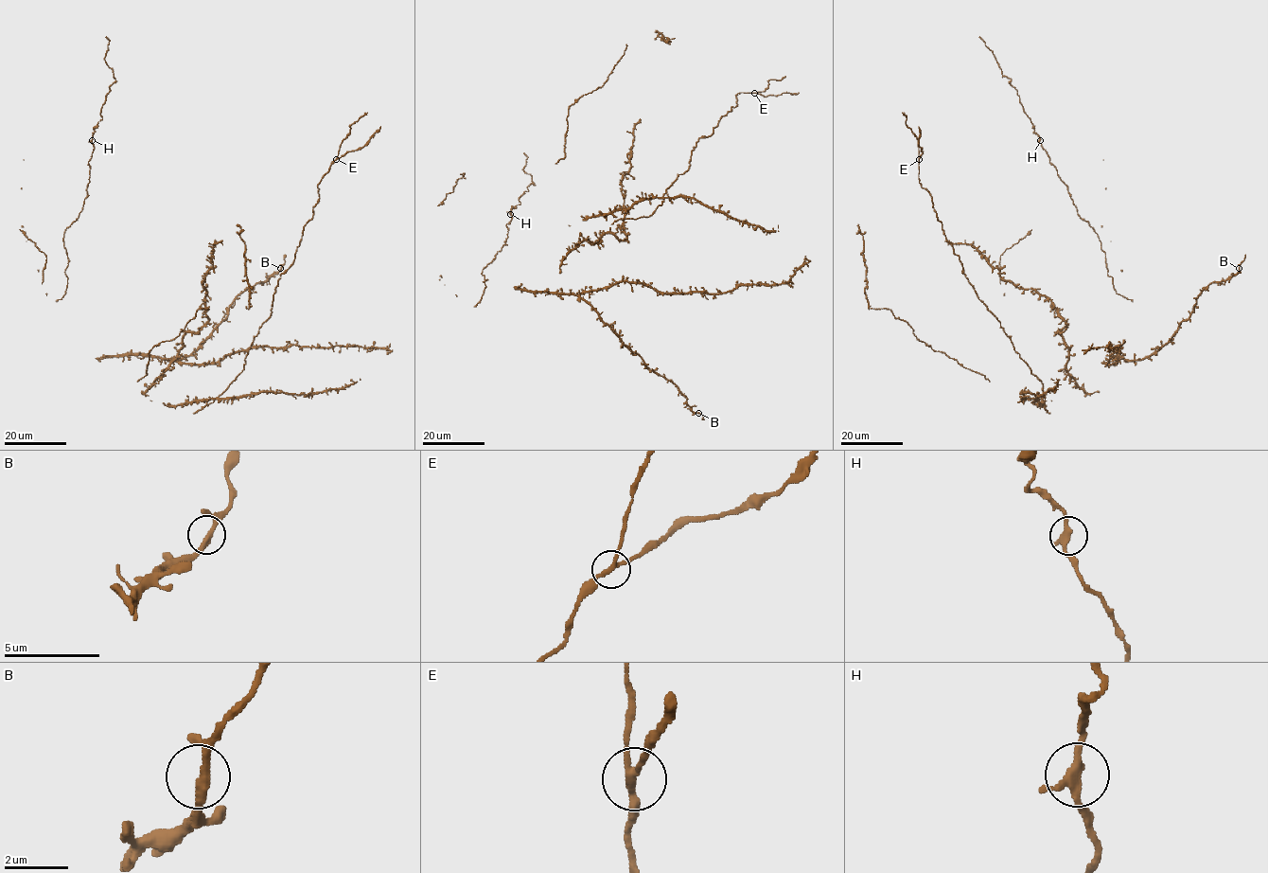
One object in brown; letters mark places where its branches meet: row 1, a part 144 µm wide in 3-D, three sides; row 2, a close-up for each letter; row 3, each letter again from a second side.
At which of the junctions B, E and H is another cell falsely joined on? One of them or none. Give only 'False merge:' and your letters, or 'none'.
False merge: E

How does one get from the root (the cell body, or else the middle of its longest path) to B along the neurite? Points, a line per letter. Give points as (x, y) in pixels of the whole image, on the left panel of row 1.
B: (358, 347), (253, 347), (202, 364), (162, 358), (181, 360), (191, 354), (226, 317), (237, 296), (280, 268)

